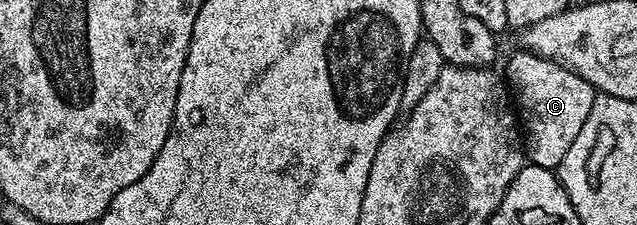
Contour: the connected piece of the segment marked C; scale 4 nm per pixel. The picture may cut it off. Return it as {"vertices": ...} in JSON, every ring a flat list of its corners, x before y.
{"vertices":[[516,51,516,56,507,64,505,80,513,93,517,119,525,133,525,156,528,161,542,168,558,169,569,146,581,134,585,118,597,95,595,87,576,72,571,72,552,60,542,60,532,52]]}

